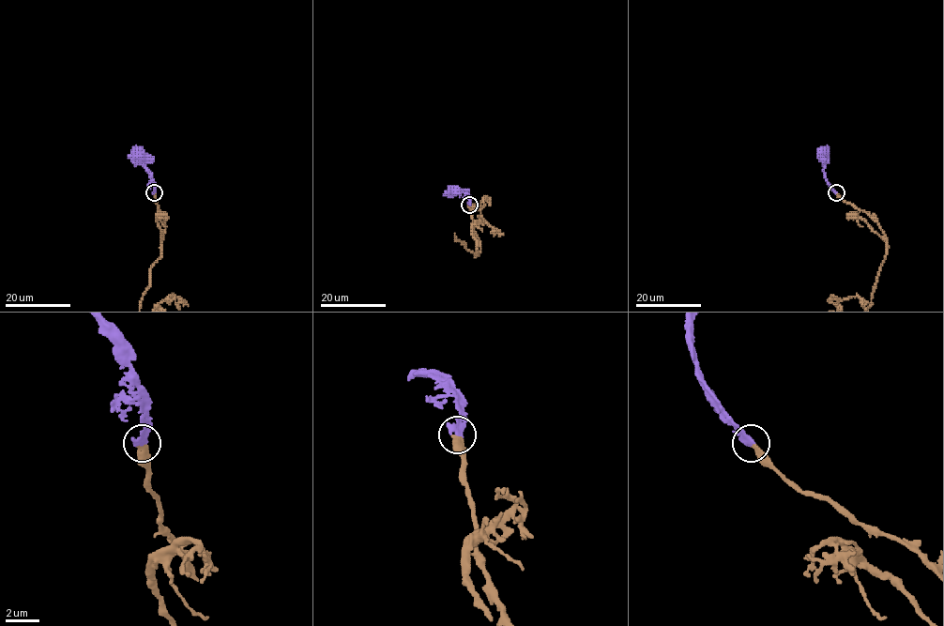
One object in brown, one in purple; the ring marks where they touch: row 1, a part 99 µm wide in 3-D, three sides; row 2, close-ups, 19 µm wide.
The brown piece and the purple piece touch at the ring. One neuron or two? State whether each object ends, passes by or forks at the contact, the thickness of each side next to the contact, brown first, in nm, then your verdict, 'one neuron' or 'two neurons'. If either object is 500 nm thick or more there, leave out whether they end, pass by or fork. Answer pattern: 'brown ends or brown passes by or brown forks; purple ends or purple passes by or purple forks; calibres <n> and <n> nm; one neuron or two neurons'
brown ends; purple ends; calibres 400 and 360 nm; one neuron

